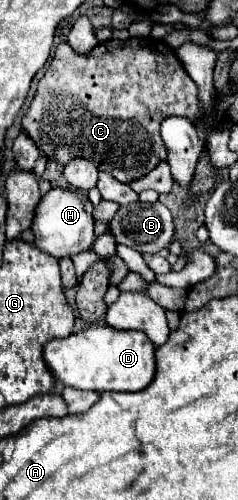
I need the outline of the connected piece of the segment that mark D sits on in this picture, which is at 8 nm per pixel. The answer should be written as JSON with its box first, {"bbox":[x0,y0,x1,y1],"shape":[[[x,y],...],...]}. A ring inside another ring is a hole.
{"bbox":[44,324,156,392],"shape":[[[90,324],[66,338],[54,338],[44,348],[44,360],[64,386],[96,392],[138,392],[144,390],[156,374],[156,346],[138,330],[116,330],[108,324]]]}

